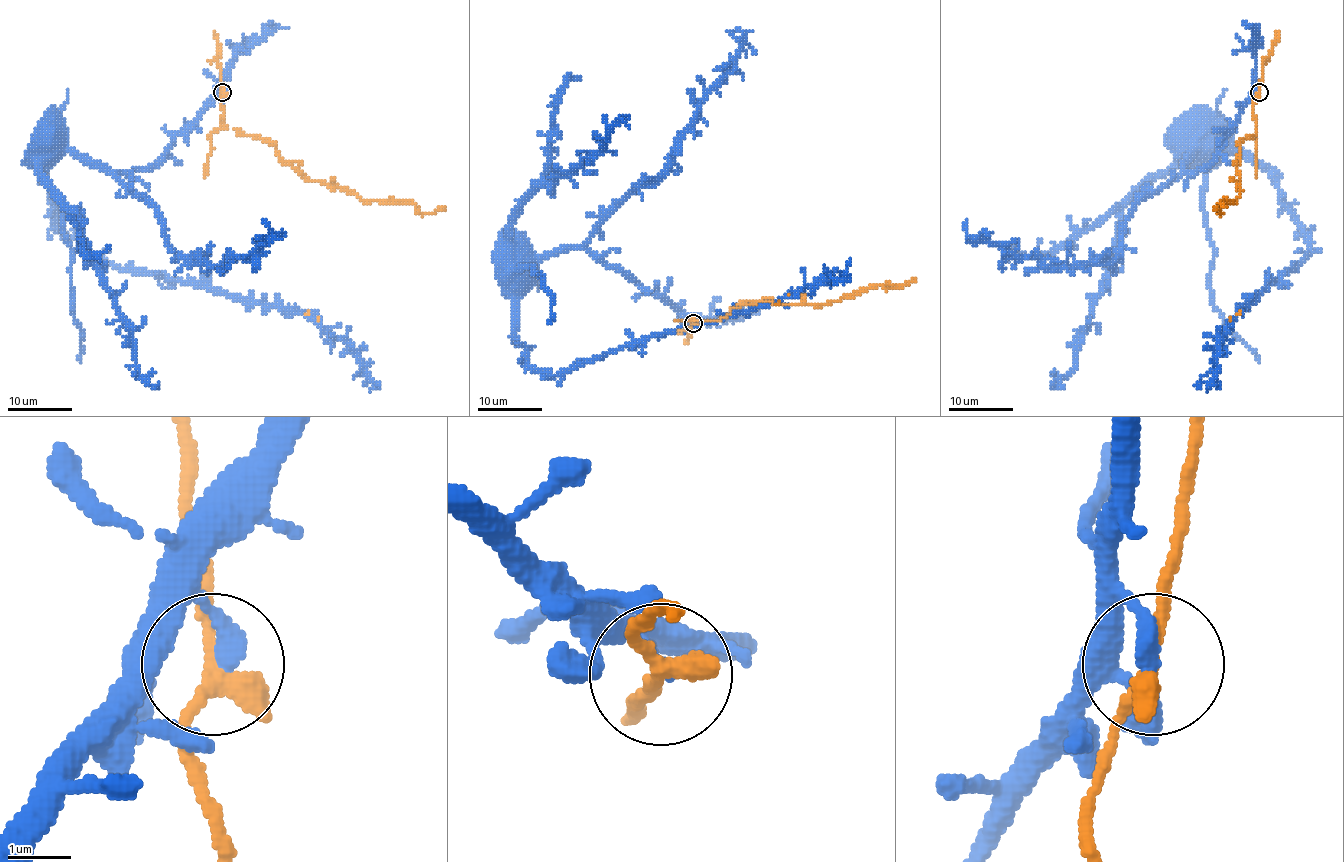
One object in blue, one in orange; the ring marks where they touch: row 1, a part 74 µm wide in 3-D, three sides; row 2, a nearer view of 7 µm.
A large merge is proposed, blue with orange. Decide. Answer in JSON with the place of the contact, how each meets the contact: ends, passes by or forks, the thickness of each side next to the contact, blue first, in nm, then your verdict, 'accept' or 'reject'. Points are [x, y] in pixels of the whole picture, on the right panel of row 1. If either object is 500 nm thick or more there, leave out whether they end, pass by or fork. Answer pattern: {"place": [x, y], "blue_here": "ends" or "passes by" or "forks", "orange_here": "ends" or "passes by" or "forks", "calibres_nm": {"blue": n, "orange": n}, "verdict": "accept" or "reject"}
{"place": [1259, 92], "blue_here": "ends", "orange_here": "passes by", "calibres_nm": {"blue": 320, "orange": 300}, "verdict": "accept"}

